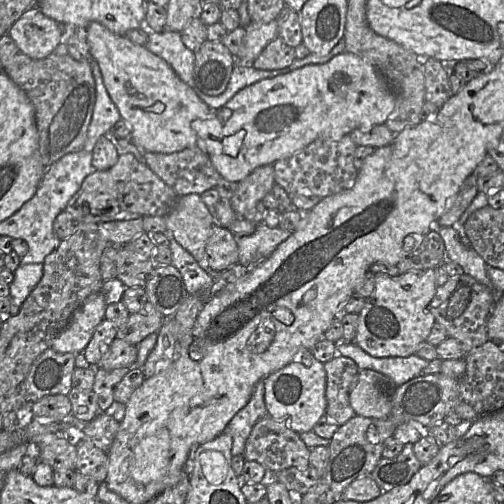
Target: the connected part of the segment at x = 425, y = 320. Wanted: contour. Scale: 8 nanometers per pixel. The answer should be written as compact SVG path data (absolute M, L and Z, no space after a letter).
M434 269L413 270L396 276L375 275L375 288L358 314L354 344L377 358L407 357L416 353L436 323L431 309L437 284Z

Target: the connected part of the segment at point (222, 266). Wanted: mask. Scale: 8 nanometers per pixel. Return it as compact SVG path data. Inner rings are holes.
M217 223L212 226L205 251L213 272L224 272L238 263L237 238Z

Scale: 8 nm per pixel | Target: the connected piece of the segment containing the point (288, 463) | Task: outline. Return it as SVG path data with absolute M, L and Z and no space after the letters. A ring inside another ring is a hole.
M266 415L253 427L245 446L246 460L263 465L270 474L310 465L309 448L285 423Z

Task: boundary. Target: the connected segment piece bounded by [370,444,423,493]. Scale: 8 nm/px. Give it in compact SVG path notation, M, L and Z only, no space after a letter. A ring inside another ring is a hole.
M406 444L399 455L382 457L370 477L383 493L407 484L422 466L415 456L413 444Z

